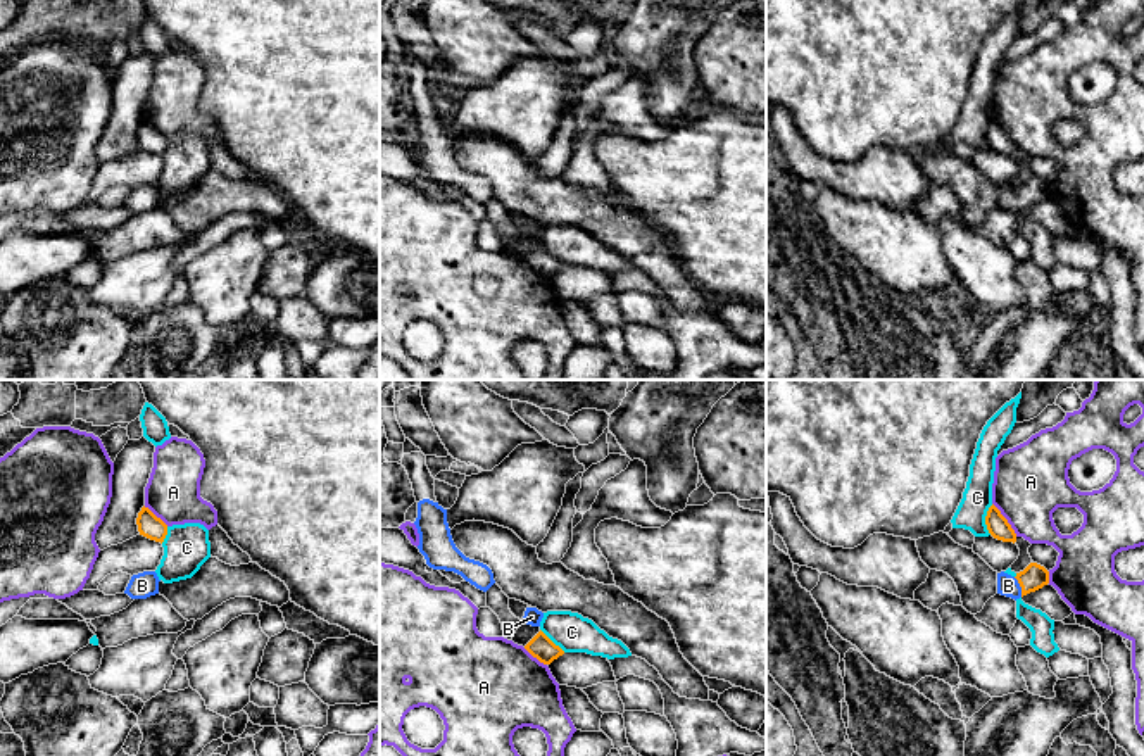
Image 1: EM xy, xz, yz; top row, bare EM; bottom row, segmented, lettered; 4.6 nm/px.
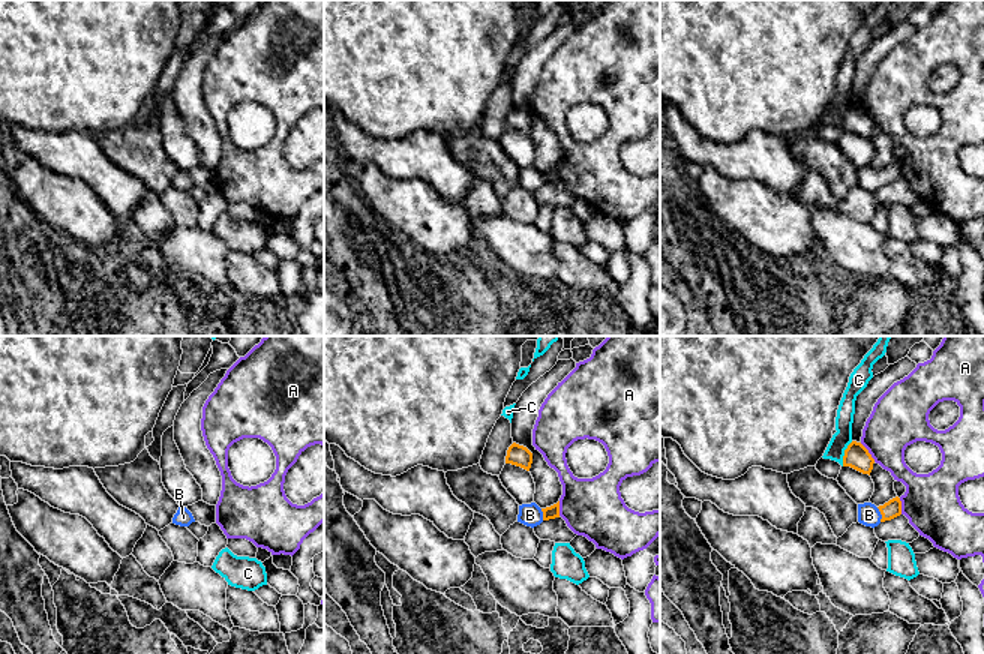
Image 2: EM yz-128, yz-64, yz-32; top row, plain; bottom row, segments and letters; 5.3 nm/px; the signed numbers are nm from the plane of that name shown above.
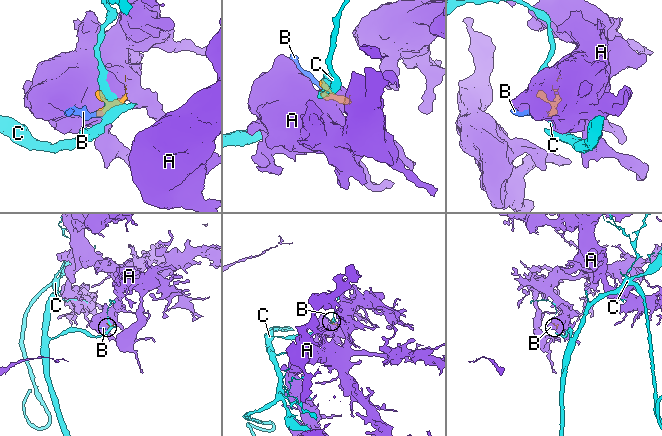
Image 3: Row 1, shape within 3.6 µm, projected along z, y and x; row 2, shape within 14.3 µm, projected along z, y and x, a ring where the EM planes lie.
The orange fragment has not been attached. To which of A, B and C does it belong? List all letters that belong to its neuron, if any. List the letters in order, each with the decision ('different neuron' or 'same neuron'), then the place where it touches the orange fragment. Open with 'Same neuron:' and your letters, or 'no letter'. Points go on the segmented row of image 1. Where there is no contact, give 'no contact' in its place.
Same neuron: B
A: different neuron; meets orange in yz at (1006, 520)
B: same neuron; meets orange in yz at (1020, 585)
C: different neuron; meets orange in yz at (986, 520)

